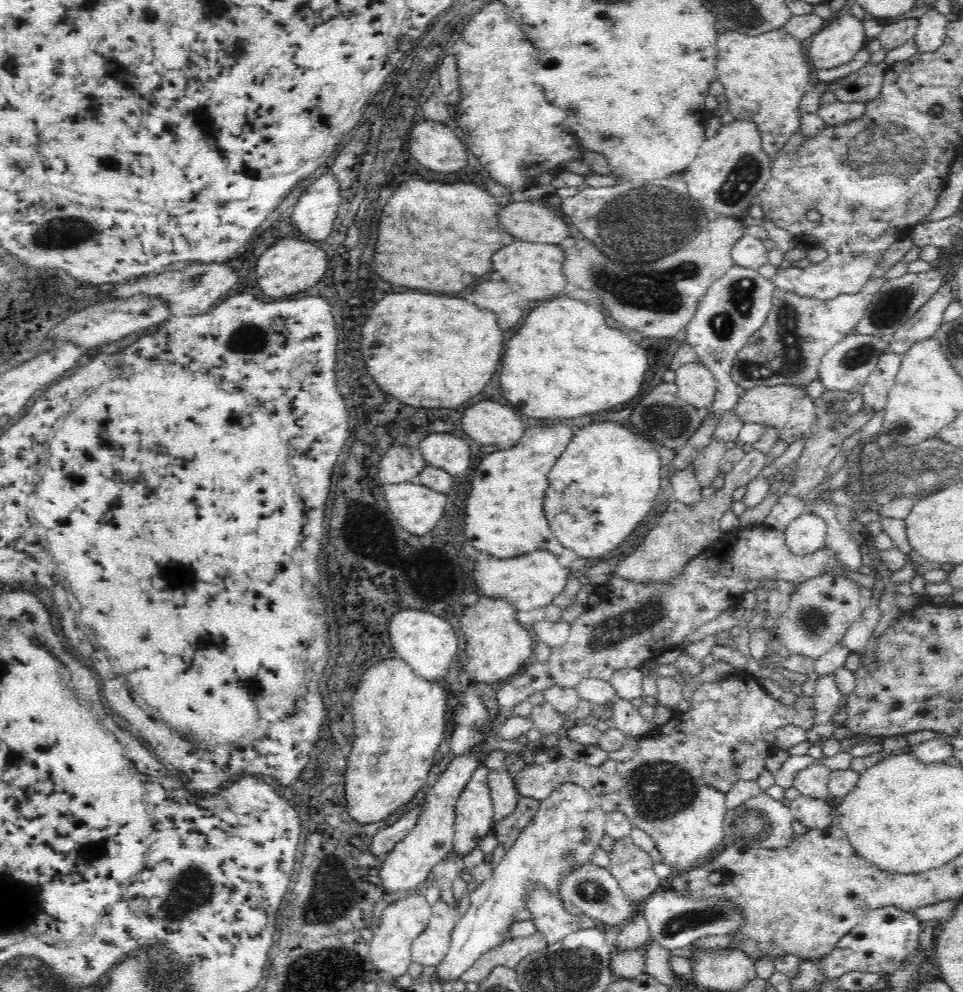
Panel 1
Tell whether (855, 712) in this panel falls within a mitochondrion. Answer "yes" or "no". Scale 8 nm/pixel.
no

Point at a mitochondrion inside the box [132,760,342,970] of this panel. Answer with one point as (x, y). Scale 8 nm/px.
(191, 892)

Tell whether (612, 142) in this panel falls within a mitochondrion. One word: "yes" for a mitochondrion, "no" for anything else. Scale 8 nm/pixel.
no

